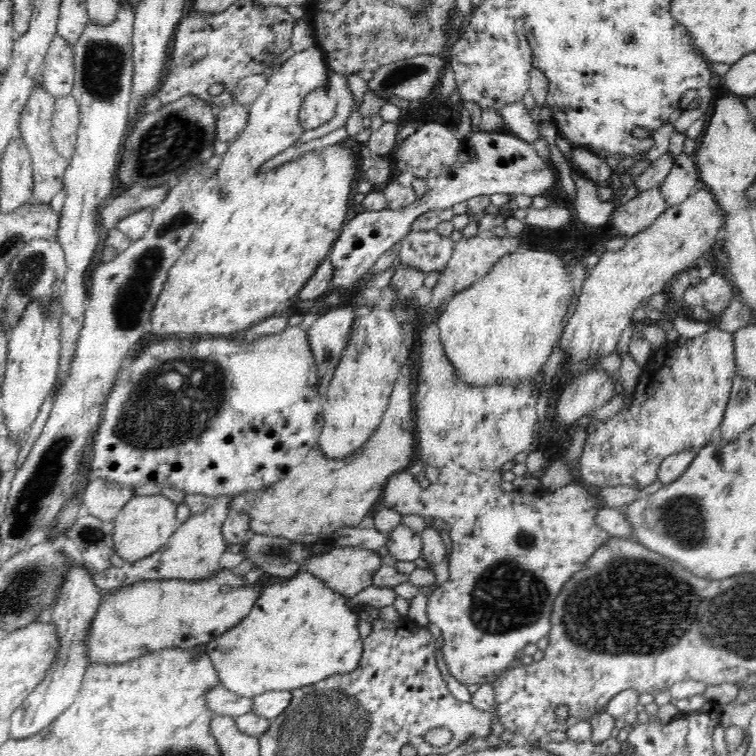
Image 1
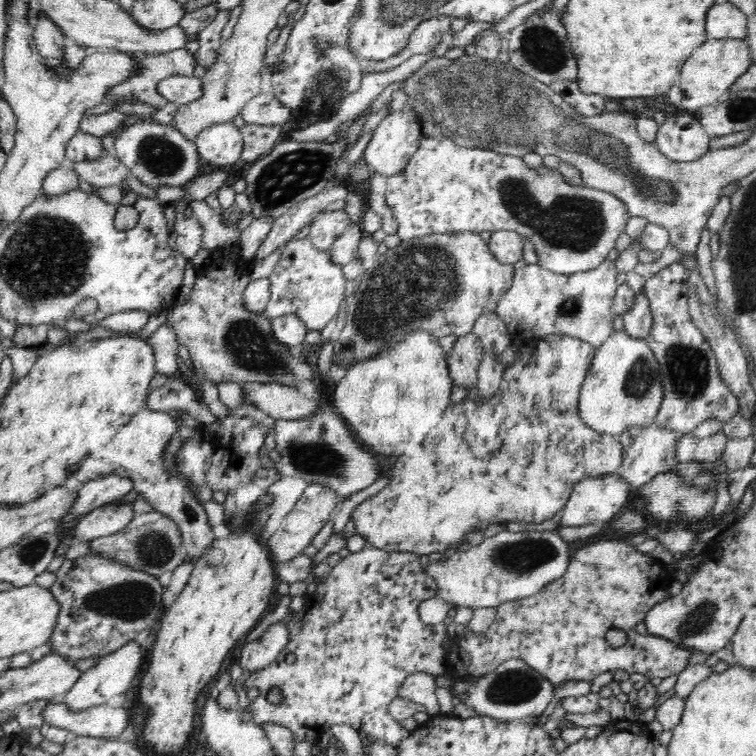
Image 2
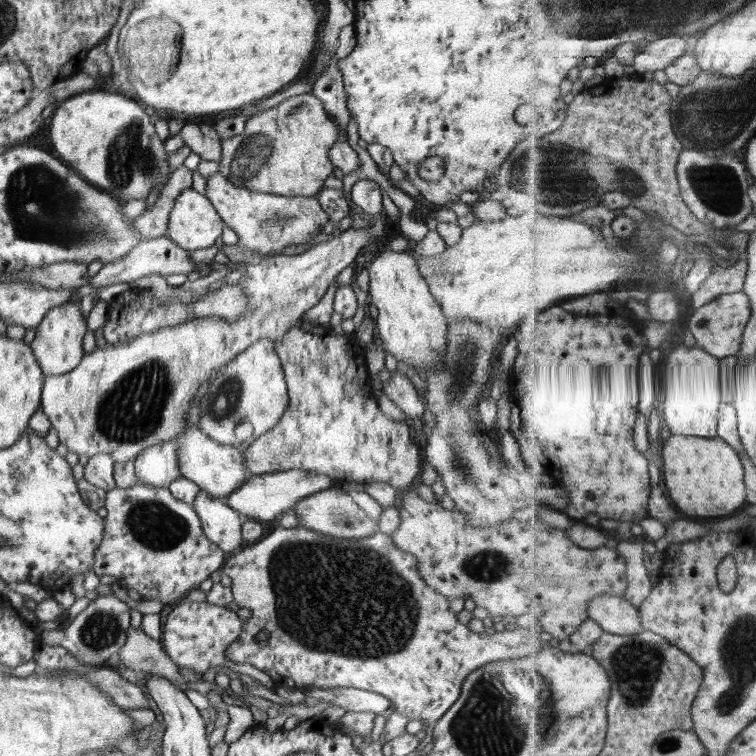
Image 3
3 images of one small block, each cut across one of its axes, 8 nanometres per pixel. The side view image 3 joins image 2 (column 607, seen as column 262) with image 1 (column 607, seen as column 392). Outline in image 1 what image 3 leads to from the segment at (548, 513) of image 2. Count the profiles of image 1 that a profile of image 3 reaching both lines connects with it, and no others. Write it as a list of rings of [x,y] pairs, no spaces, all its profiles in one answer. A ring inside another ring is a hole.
[[[720,329],[709,331],[676,344],[654,351],[643,366],[632,402],[628,409],[620,408],[615,416],[588,424],[588,436],[578,465],[580,476],[587,486],[633,486],[642,489],[658,480],[658,468],[664,458],[682,451],[704,449],[724,418],[730,398],[736,361],[734,361],[734,335]]]

